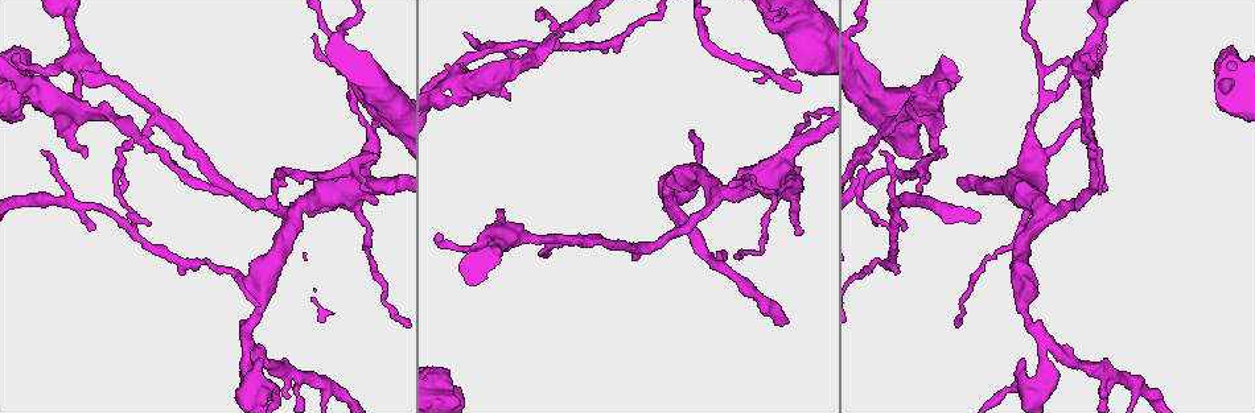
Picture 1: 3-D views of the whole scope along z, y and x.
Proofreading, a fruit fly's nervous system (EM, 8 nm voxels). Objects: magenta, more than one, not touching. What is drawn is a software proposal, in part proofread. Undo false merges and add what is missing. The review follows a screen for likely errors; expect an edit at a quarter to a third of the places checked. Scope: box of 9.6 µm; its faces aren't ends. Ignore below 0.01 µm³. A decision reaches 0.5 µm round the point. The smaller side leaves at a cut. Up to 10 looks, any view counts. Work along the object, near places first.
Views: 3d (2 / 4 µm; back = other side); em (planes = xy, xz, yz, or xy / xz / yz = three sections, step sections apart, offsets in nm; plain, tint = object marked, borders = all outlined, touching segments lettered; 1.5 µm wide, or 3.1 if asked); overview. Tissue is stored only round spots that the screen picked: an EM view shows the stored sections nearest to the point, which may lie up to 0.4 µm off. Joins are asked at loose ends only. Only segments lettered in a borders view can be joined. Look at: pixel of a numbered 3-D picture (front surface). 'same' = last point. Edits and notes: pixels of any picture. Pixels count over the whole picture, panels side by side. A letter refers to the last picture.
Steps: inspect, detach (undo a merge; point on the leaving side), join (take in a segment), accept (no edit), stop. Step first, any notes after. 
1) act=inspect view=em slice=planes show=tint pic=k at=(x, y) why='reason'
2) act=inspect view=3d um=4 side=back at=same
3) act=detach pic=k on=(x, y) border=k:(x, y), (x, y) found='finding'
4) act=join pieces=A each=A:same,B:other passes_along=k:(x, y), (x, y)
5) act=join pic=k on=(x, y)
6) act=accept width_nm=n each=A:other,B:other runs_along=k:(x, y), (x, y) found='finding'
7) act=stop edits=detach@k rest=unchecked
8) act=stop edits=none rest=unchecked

act=inspect view=em slice=planes show=tint pic=1 at=(880, 152) why='free end'

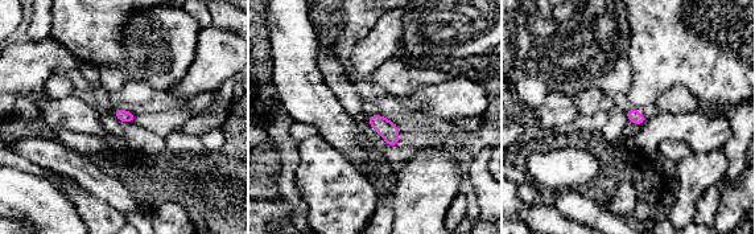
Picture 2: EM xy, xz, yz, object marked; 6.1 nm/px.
act=inspect view=em slice=planes show=borders at=same why='what lies round it'

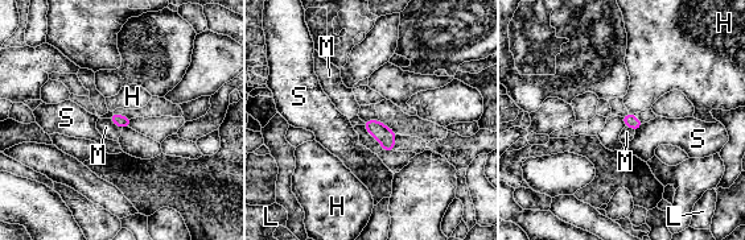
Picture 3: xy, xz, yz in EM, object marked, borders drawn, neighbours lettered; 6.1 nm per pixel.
act=accept width_nm=80 each=H:other,L:other,M:other,S:other border=3:(108, 119), (122, 128) found='none of them fits'

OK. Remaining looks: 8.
act=inspect view=3d um=2 side=back pic=1 at=(490, 254) why='sudden change in width'

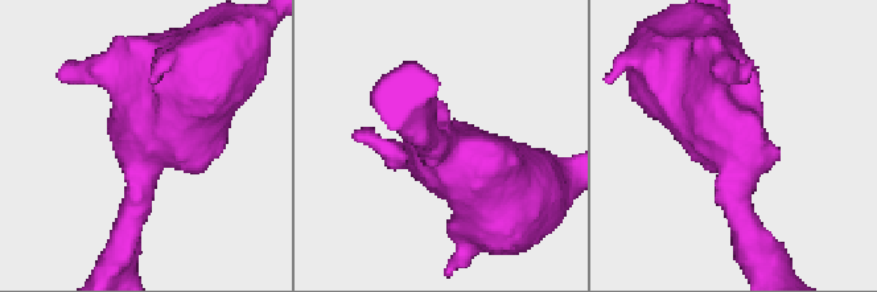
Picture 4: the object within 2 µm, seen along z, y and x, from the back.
act=inspect view=em slice=planes show=borders pic=4 at=(137, 182) arm_widths_nm=240,500 why='shape alone is not enough'

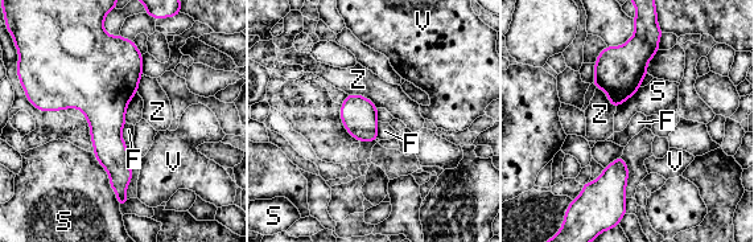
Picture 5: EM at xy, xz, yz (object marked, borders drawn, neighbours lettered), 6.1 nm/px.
act=accept longest_contact=S:380nm each=F:other,S:other,V:other,Z:other border=5:(126, 122), (122, 138), (127, 144) found='one cell here'

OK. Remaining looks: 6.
act=inspect view=3d um=4 pic=1 at=(1239, 83) why='sharp bend'

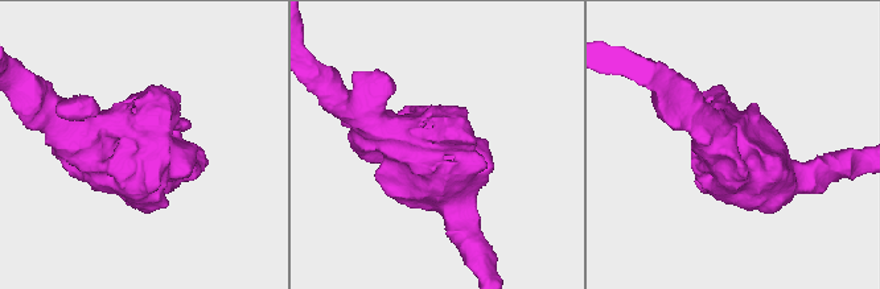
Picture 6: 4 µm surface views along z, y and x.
act=inspect view=em slice=planes show=tint pic=6 at=(161, 148)

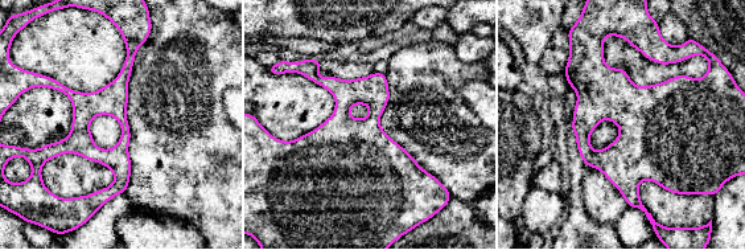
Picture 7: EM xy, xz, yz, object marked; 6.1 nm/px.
act=inspect view=em slice=planes show=borders at=same why='see the neighbours'

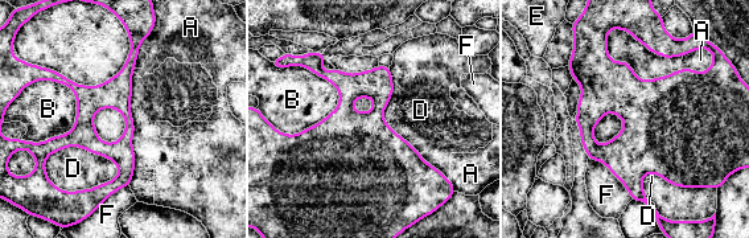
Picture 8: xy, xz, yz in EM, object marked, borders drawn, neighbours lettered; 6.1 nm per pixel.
act=accept each=A:other,B:other,D:other,E:other,F:other runs_along=8:(135, 32), (124, 175), (106, 188) found='one cell here'

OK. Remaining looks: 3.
act=inspect view=3d um=4 pic=1 at=(508, 96) why='branch stops here'

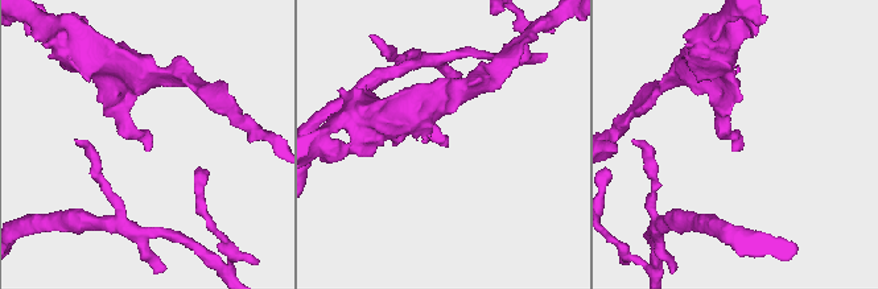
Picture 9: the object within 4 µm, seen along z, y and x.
act=inspect view=em slice=xz step=8 show=borders pic=9 at=(739, 150) why='shape alone is not enough'

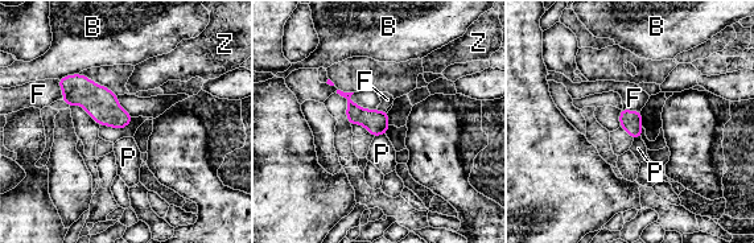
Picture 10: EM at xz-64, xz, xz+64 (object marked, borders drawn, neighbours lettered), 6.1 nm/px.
act=inspect view=em slice=planes show=borders at=same

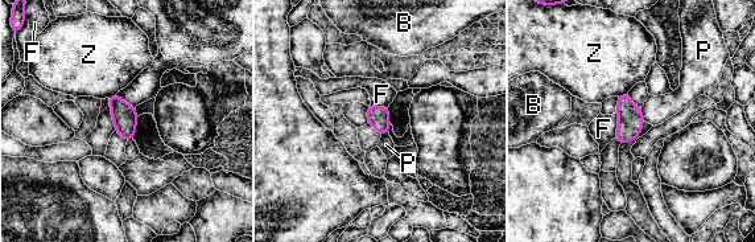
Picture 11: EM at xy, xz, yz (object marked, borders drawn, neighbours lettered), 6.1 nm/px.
act=accept longest_contact=F:160nm each=B:other,F:other,P:other,Z:other border=11:(617, 113), (617, 134), (614, 138) found='no lettered segment goes on from it'

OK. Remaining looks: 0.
act=stop edits=none rest=unchecked

